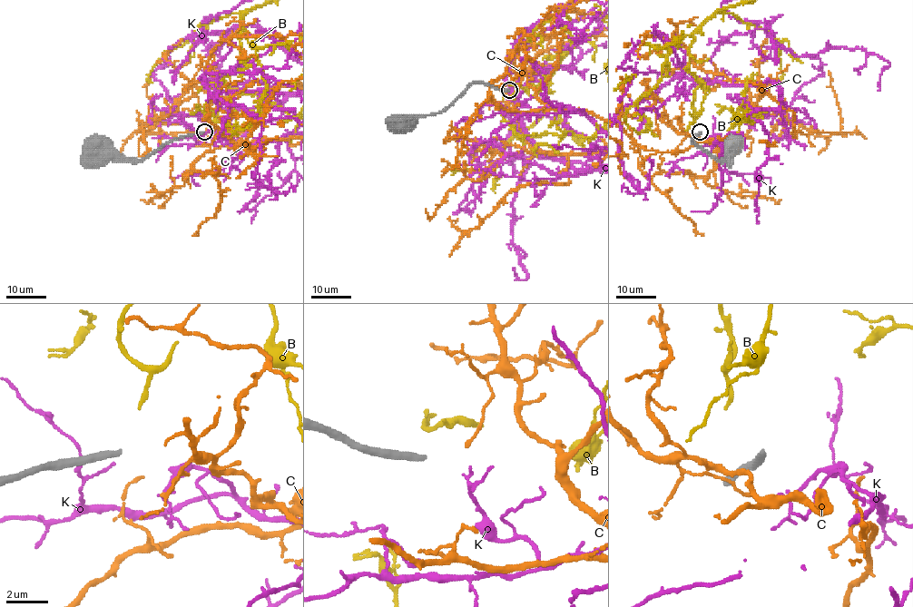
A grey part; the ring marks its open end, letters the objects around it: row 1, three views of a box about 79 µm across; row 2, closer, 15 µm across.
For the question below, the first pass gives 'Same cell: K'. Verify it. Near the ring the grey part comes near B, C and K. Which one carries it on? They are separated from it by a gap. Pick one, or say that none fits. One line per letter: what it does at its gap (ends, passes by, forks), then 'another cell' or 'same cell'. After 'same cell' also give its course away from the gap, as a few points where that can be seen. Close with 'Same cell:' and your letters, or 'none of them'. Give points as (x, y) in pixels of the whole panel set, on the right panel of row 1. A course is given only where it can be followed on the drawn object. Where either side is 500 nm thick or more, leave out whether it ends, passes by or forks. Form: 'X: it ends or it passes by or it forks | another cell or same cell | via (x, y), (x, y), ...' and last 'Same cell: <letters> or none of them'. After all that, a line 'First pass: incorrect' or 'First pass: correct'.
B: it ends | another cell
C: it ends | another cell
K: it passes by | another cell
Same cell: none of them
First pass: incorrect

